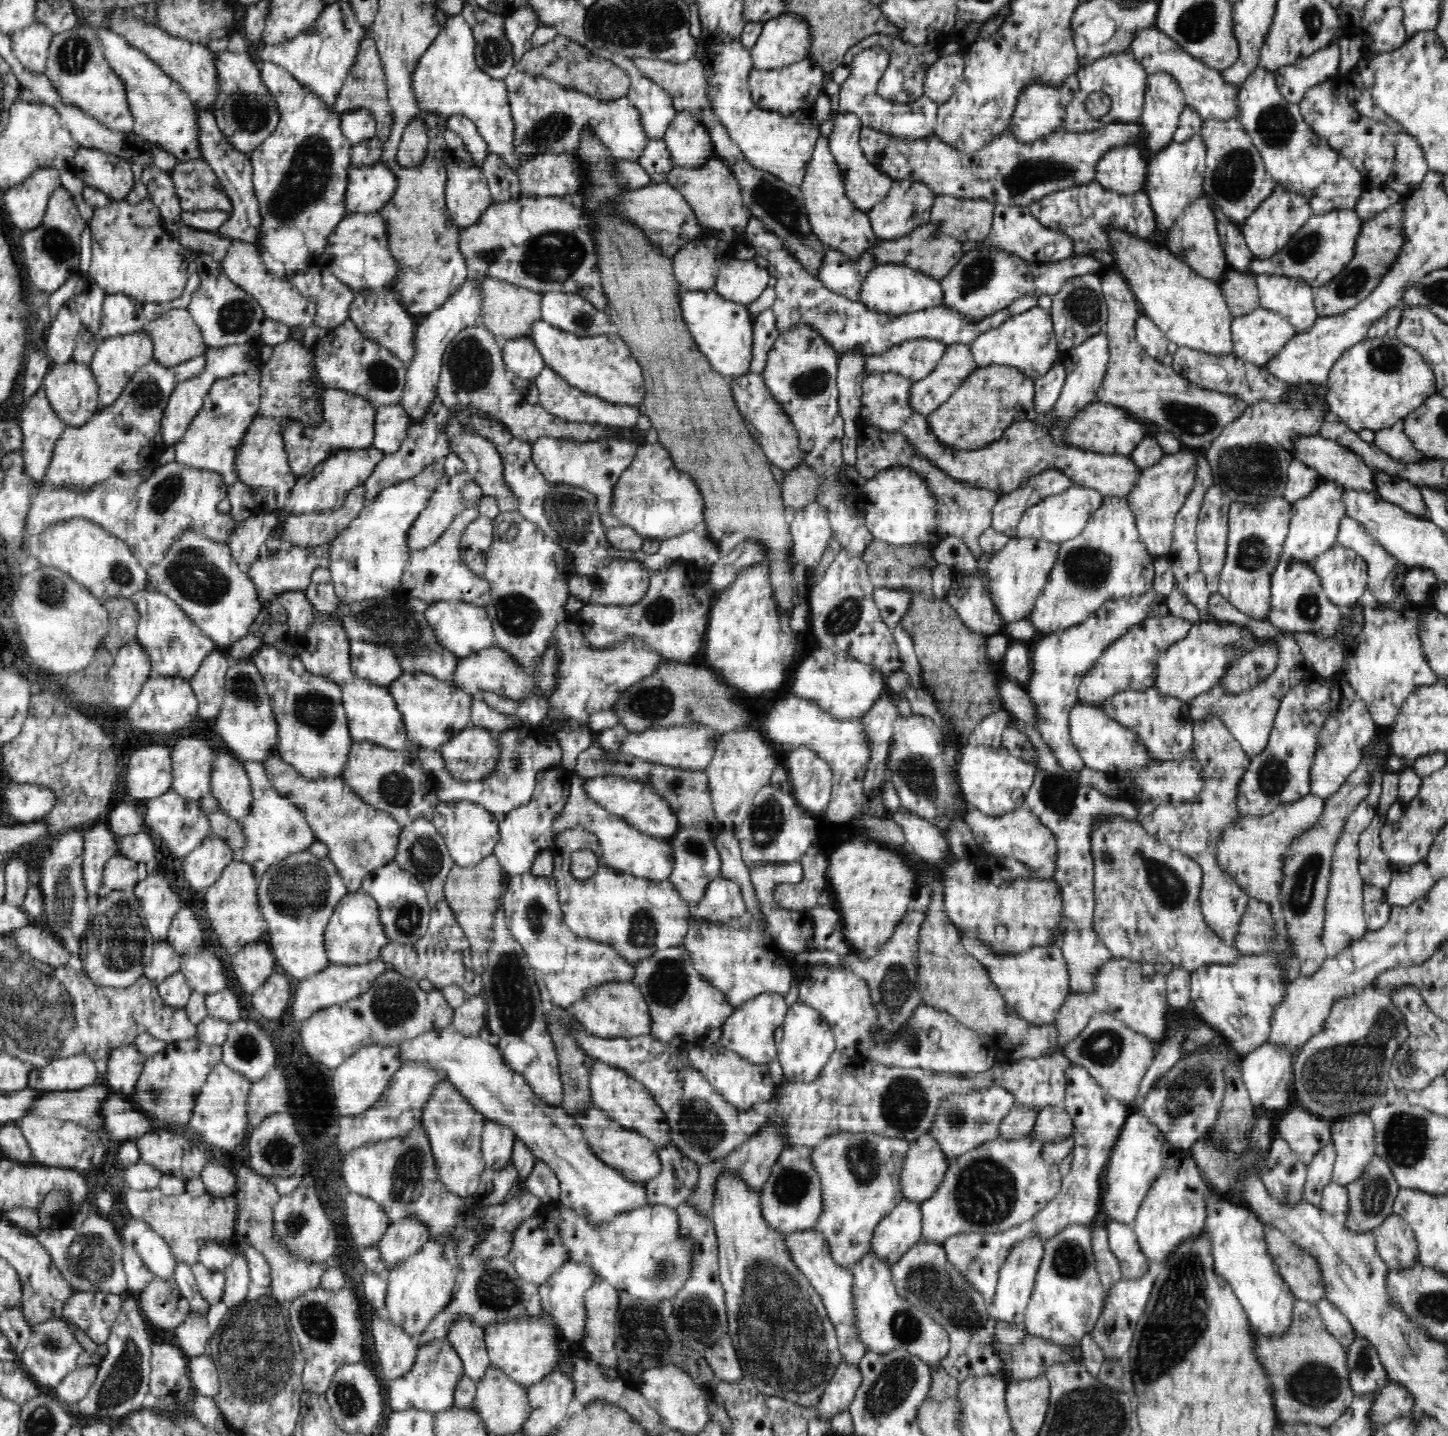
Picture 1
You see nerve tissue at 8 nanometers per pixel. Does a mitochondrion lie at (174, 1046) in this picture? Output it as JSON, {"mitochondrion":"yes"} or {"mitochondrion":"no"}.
{"mitochondrion":"no"}

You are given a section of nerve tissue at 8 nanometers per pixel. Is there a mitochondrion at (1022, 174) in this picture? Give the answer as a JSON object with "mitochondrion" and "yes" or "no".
{"mitochondrion":"yes"}

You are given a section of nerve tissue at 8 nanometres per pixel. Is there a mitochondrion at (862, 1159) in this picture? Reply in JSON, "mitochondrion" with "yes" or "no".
{"mitochondrion":"yes"}

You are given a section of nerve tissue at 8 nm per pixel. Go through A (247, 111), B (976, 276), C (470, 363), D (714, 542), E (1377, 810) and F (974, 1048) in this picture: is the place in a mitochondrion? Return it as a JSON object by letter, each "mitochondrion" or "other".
{"A":"mitochondrion","B":"mitochondrion","C":"mitochondrion","D":"other","E":"other","F":"other"}

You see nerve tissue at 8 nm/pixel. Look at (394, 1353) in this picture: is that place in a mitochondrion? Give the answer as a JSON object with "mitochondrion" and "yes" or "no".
{"mitochondrion":"no"}

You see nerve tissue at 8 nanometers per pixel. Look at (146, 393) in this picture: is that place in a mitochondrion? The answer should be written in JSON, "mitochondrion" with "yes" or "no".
{"mitochondrion":"yes"}

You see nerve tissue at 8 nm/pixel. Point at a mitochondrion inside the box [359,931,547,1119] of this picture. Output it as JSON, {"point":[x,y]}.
{"point":[515,1000]}

